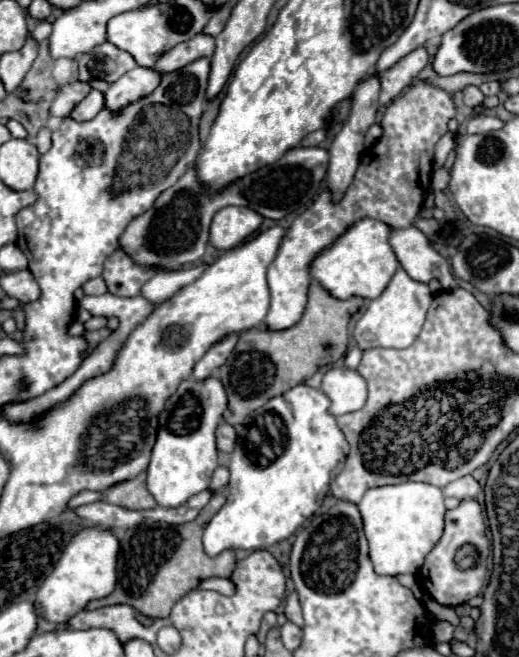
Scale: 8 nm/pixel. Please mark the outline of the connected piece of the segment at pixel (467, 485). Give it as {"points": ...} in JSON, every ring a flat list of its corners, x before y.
{"points":[[463,476,451,484,447,484,447,488,443,490,445,496,455,496,459,500,465,500,465,498,475,498,479,494,479,482,473,478,473,476]]}

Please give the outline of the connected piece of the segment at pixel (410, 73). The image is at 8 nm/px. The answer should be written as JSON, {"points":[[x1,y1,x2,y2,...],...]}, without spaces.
{"points":[[417,48,409,52,405,58,401,58,395,66,391,66,387,72,381,76,381,96,379,104,389,104,395,96,399,96,411,82,419,76,419,72,427,66,429,62,429,52,427,48]]}

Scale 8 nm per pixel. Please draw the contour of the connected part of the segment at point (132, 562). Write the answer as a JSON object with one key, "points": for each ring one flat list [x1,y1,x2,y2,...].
{"points":[[215,492,209,504,197,514,195,520,179,526,167,524,143,524,125,530,119,536,119,560,117,560,117,586,115,590,99,600,93,600,87,608,101,608,111,604,129,604,145,616,151,618,165,618,171,614,171,608,177,600,181,600,189,590,197,586,197,580,205,580,211,576,227,578,235,568,235,550,221,552,219,556,211,558,205,554,201,536,203,528,211,520,211,516,225,504,225,494]]}

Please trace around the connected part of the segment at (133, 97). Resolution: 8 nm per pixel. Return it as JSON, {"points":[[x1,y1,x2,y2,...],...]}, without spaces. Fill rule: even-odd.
{"points":[[137,66,109,86,105,92,105,108,113,114,119,114,133,102,149,96,159,86,159,82,161,76,153,68]]}

